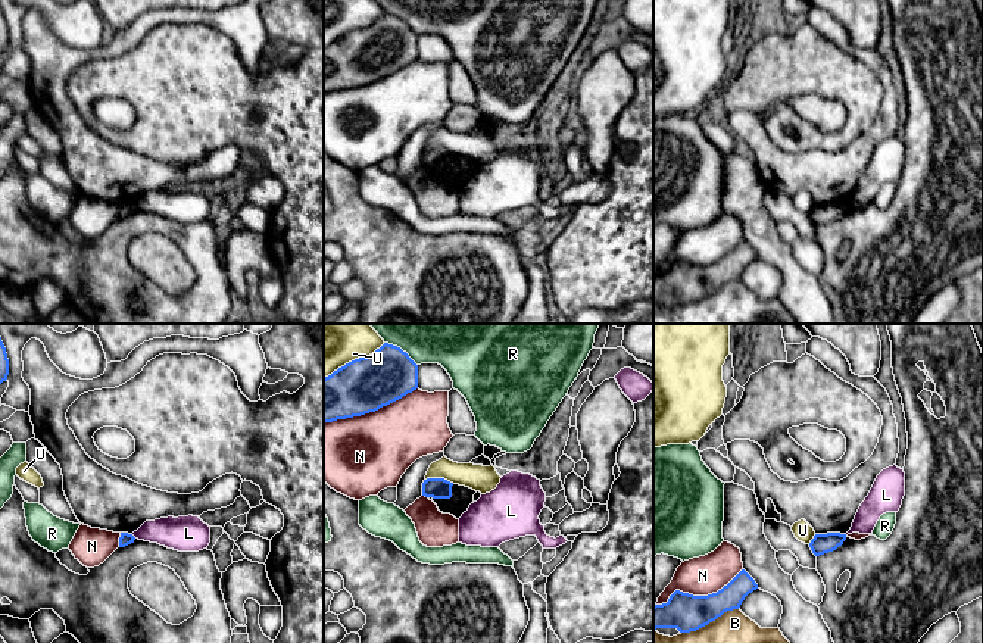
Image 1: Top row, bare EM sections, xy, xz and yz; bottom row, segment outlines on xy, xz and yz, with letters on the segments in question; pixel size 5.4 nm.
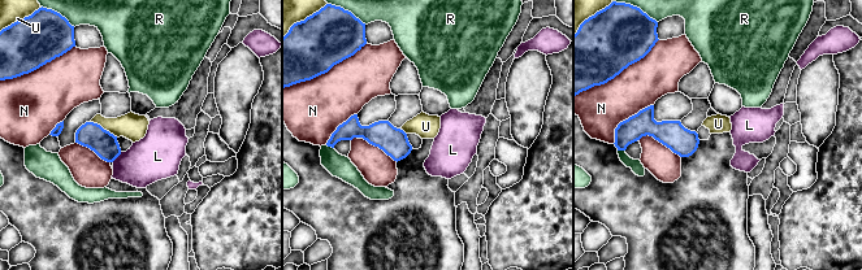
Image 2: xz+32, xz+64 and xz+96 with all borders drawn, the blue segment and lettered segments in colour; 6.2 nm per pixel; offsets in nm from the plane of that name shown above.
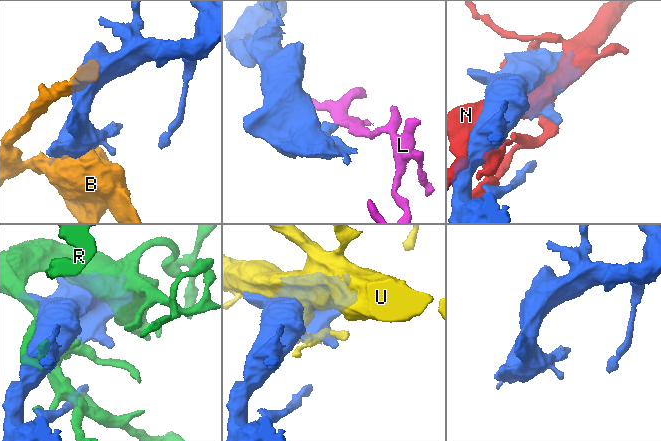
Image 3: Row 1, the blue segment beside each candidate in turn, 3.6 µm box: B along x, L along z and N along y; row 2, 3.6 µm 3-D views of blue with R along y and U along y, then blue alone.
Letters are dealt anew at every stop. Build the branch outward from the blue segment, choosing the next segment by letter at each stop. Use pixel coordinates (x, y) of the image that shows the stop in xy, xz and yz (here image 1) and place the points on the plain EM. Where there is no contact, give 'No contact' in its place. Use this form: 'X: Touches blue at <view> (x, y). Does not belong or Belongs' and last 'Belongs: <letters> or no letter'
B: Touches blue at yz (710, 292). Does not belong
L: Touches blue at xy (133, 206). Does not belong
N: Touches blue at xz (370, 81). Does not belong
R: Touches blue at xz (400, 19). Does not belong
U: Touches blue at xz (355, 30). Does not belong
Belongs: no letter

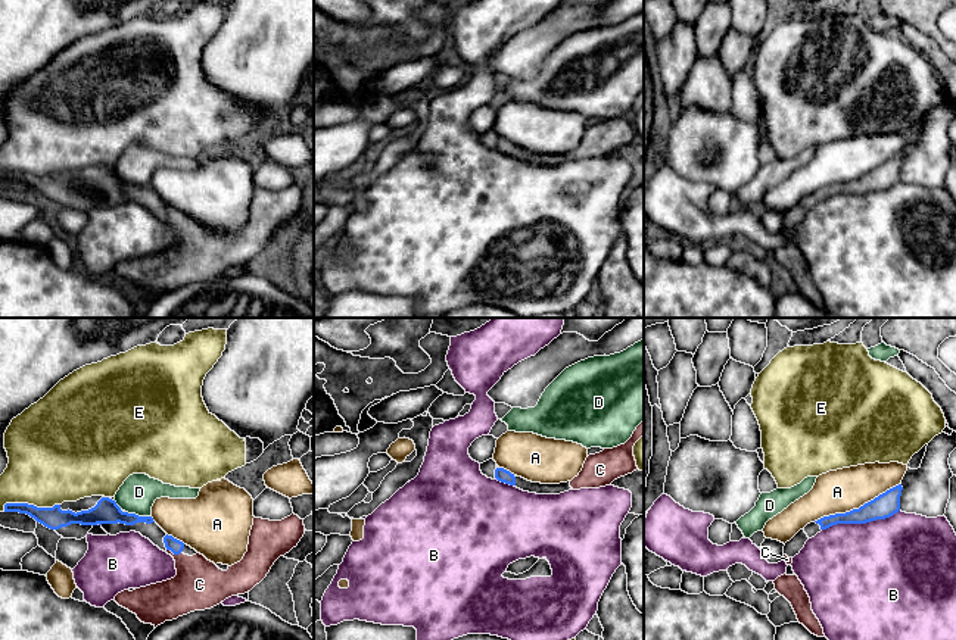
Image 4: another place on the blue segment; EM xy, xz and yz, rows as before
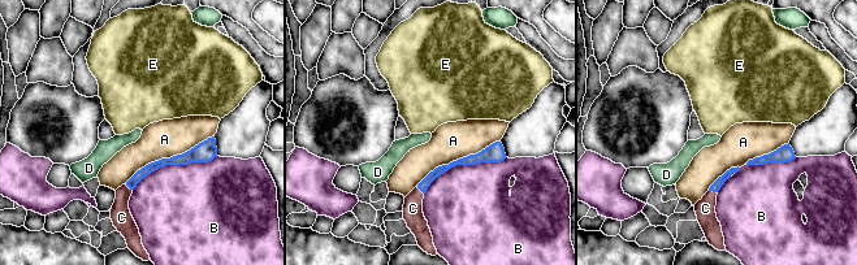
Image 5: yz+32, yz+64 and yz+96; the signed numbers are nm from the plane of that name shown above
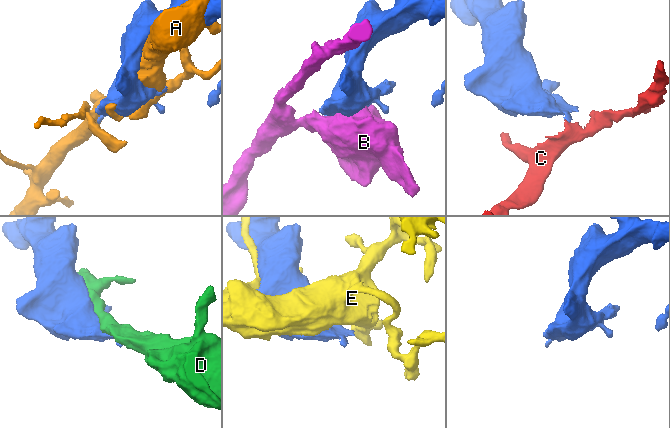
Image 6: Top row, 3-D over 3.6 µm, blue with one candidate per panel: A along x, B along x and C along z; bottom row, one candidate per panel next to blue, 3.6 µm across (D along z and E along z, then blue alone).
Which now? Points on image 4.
A: Touches blue at yz (856, 180). Does not belong
B: Touches blue at yz (860, 193). Does not belong
C: Touches blue at xy (174, 224). Belongs
D: Touches blue at xy (137, 186). Does not belong
E: Touches blue at xy (28, 175). Does not belong
Belongs: C

